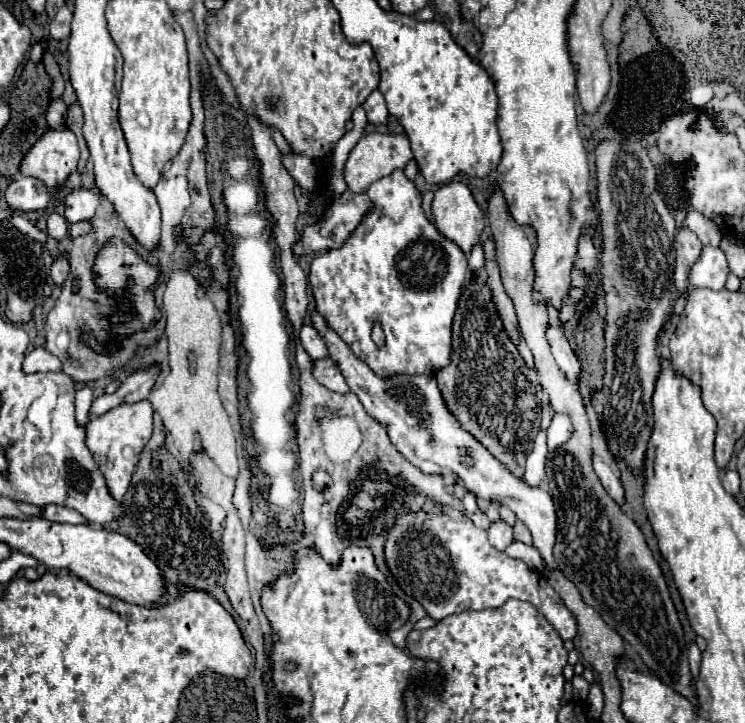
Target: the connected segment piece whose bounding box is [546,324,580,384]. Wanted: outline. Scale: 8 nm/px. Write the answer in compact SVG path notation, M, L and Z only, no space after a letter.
M548 324L546 340L548 340L550 348L552 348L552 354L554 354L556 362L558 362L558 366L560 366L562 372L566 374L566 378L576 384L576 382L578 382L578 376L580 376L580 362L578 362L578 358L574 356L572 348L570 348L570 344L568 344L568 340L566 340L566 334L564 334L560 328Z

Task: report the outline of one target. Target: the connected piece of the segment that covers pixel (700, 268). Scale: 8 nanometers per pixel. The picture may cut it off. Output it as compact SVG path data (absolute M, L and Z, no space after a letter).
M704 246L700 258L690 268L688 288L676 300L674 312L680 314L684 310L686 298L688 298L688 292L690 290L694 290L698 286L720 290L726 284L726 276L728 276L728 264L724 260L724 252L720 252L720 248L714 248L714 246Z

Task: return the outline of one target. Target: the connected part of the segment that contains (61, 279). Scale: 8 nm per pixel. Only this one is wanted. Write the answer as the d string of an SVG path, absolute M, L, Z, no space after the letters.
M64 256L54 258L54 262L52 262L52 272L50 272L54 284L62 286L62 284L66 282L68 274L70 274L70 262L68 262L68 258L64 258Z

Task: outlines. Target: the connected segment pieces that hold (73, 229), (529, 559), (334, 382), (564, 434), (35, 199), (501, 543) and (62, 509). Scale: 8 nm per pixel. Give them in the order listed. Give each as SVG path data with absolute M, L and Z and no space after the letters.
M82 220L82 222L76 222L76 224L70 224L70 236L72 238L86 236L86 234L90 234L90 230L92 230L92 222L90 220Z
M514 540L514 542L512 542L504 552L508 552L508 556L512 556L512 558L524 560L530 568L536 568L538 572L542 572L542 570L544 570L542 556L540 556L538 548L536 548L536 546L532 546L532 544L524 544L524 542Z
M330 358L314 360L312 374L320 384L324 384L326 388L330 388L334 392L348 392L350 390L344 376L340 376L340 370L336 368L336 362L332 362Z
M554 414L552 416L552 422L546 430L546 436L548 436L548 450L556 450L560 444L568 442L574 434L574 426L570 422L570 418L566 414Z
M18 176L6 186L4 198L14 212L34 212L44 210L56 192L58 188L52 188L52 192L44 192L44 188L40 188L40 180Z
M496 520L488 528L488 540L494 548L504 550L514 538L512 538L512 526L508 526L504 520Z
M46 506L44 508L44 514L42 514L46 520L52 520L52 522L64 522L64 524L90 524L82 514L78 512L70 512L66 506Z

